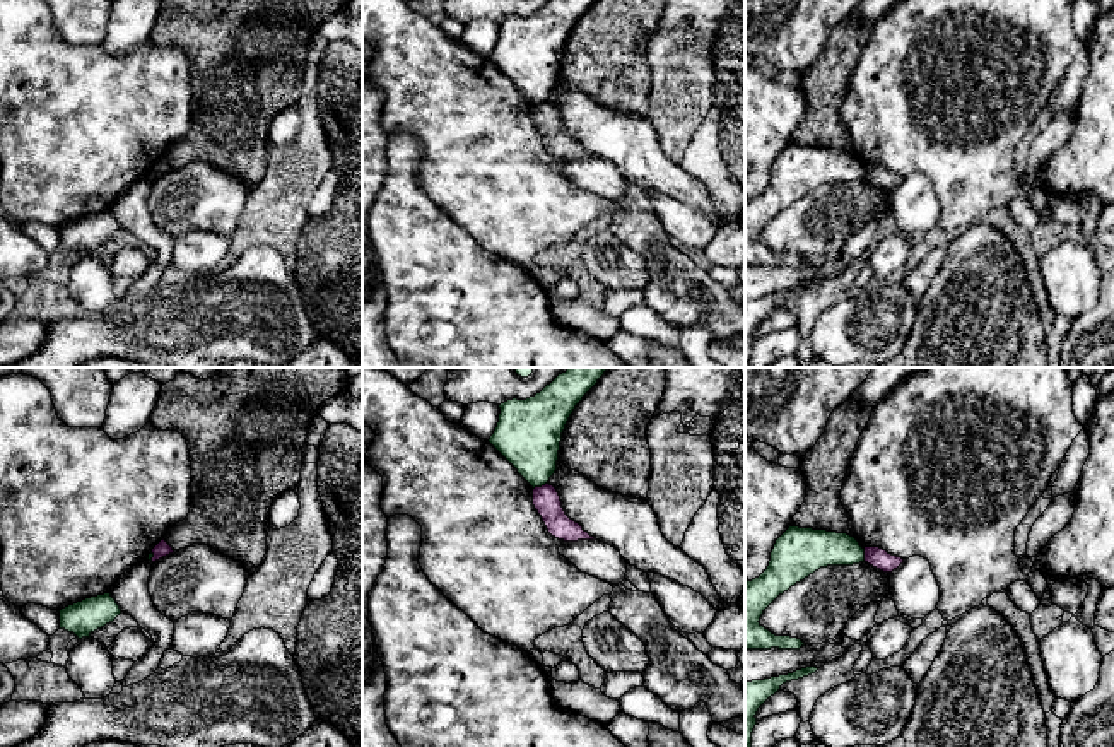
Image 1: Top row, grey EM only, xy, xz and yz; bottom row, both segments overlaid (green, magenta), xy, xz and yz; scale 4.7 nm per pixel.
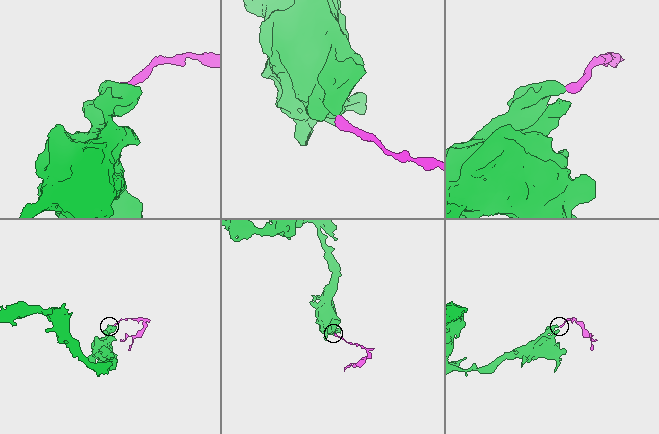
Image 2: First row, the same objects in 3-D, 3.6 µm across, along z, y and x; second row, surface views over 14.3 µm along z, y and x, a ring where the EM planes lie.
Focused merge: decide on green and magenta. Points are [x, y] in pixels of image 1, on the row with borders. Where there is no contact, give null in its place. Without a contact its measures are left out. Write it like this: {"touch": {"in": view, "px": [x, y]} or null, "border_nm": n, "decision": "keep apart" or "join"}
{"touch": {"in": "xz", "px": [540, 486]}, "border_nm": 80, "decision": "keep apart"}

